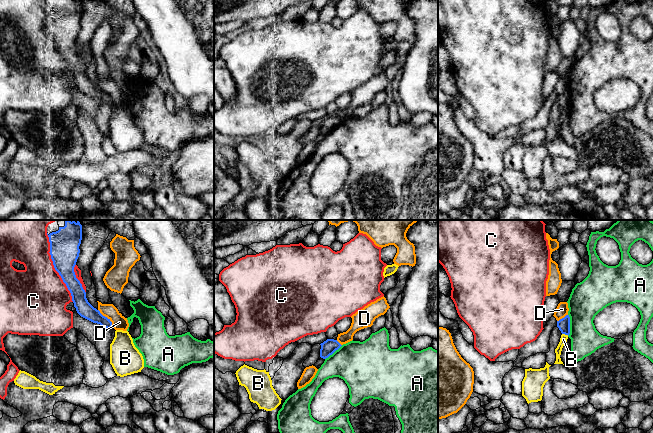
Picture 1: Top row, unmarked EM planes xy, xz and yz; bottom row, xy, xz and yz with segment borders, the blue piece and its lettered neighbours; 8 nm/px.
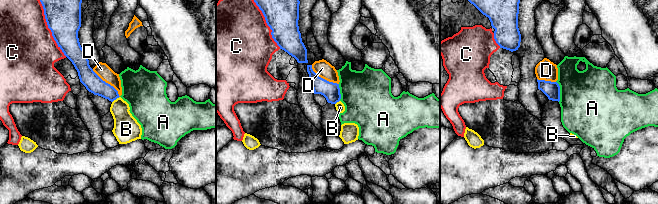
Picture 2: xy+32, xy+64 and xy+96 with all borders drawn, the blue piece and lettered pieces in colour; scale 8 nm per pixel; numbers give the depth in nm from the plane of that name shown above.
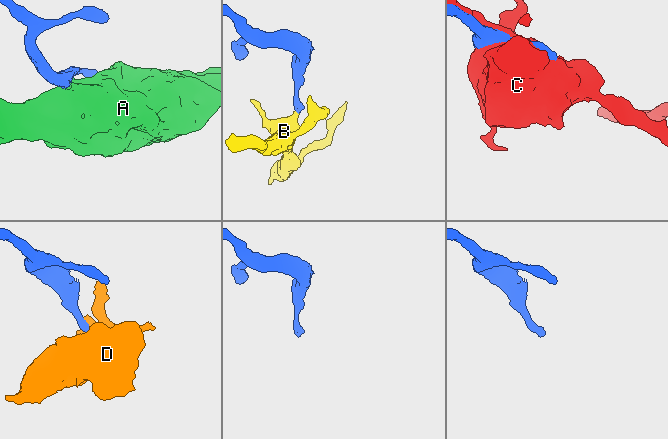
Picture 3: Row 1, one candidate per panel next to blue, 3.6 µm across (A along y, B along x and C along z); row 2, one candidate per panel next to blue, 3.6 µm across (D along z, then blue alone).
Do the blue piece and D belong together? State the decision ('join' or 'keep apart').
keep apart

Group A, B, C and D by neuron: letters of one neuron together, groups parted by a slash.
A / B / C / D

